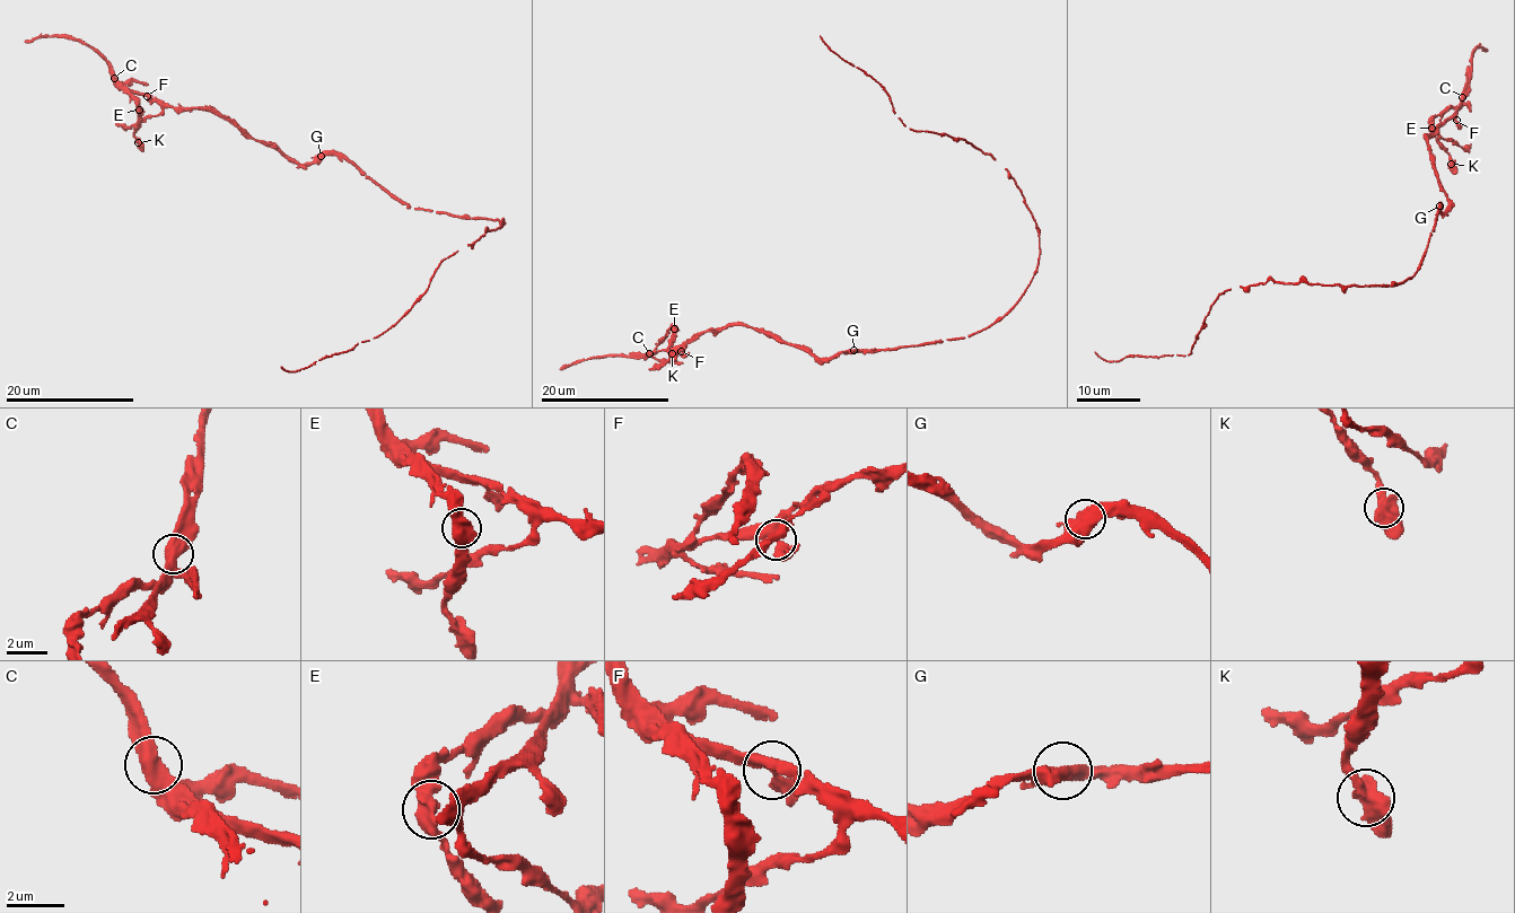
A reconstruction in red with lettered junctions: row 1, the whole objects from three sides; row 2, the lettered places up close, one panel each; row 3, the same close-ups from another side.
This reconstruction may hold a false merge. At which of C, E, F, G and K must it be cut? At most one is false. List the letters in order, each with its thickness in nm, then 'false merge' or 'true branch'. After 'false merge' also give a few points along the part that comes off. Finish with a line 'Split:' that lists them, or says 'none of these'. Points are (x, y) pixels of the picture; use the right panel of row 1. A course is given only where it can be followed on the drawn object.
C: calibre 500 nm; false merge; course (1463, 97), (1457, 105), (1446, 106), (1432, 124), (1437, 143), (1450, 156), (1455, 174)
E: calibre 600 nm; true branch
F: calibre 320 nm; true branch
G: calibre 460 nm; true branch
K: calibre 600 nm; true branch
Split: C

